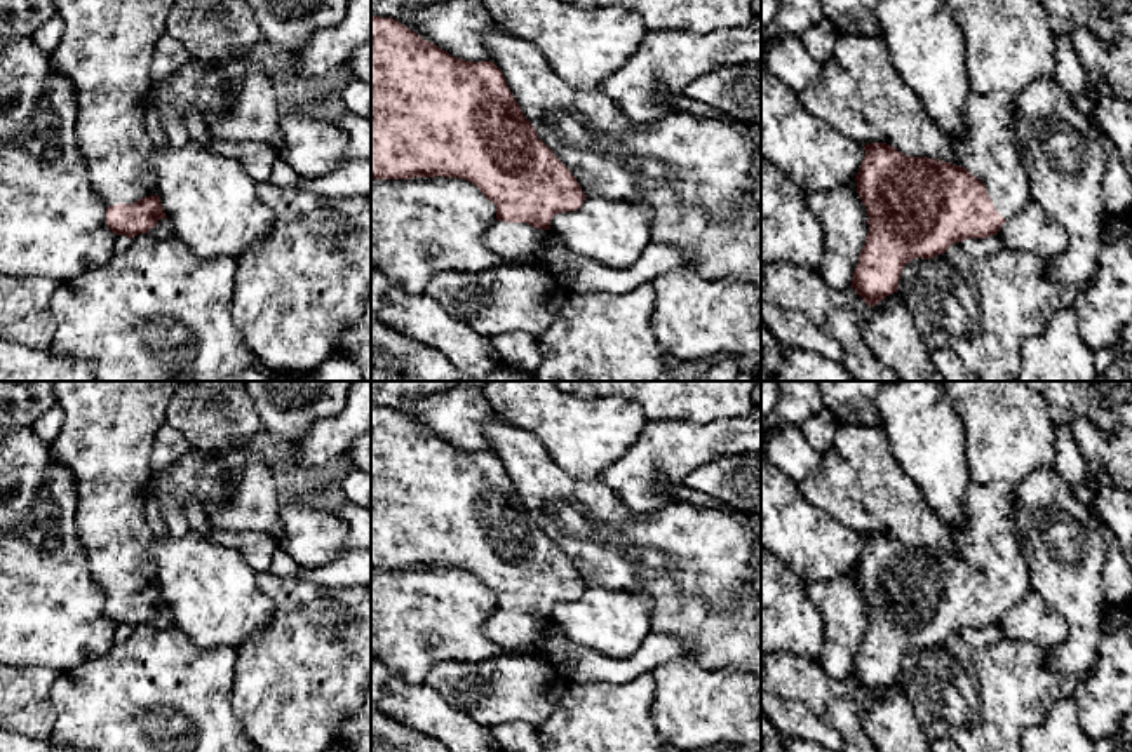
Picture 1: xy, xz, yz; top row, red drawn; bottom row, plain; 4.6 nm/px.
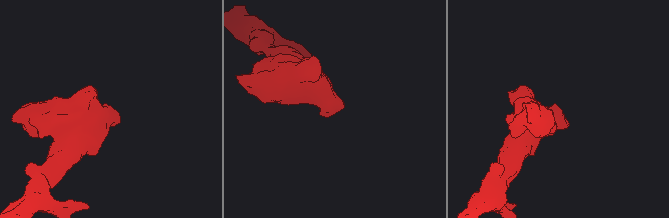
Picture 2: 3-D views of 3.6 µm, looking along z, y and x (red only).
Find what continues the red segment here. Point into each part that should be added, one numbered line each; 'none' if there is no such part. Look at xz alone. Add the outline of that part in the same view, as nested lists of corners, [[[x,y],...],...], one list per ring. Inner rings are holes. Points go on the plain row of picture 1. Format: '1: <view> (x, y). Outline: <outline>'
1: xz (512, 631). Outline: [[[495,611],[484,623],[489,641],[507,651],[535,649],[550,620],[533,618],[528,613]]]

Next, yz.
1: yz (1009, 434). Outline: [[[1026,381],[939,383],[965,426],[970,470],[965,524],[953,538],[1010,611],[1033,590],[1015,529],[1015,487],[1031,472],[1054,467],[1055,425]]]

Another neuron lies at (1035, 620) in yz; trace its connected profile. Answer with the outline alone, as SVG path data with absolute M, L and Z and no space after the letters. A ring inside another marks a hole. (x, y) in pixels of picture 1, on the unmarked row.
M1033 590L1001 616L998 628L1000 637L1031 641L1045 651L1055 649L1069 634L1064 616Z

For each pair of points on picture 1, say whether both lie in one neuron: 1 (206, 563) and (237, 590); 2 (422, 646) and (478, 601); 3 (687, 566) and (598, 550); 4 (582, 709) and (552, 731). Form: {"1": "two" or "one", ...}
{"1": "one", "2": "one", "3": "one", "4": "one"}

